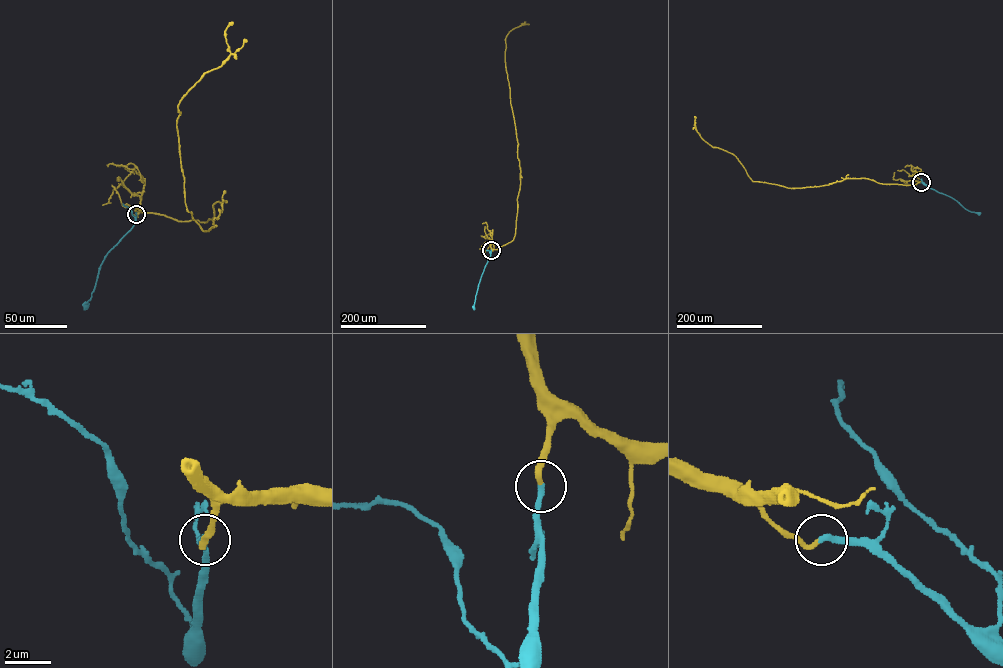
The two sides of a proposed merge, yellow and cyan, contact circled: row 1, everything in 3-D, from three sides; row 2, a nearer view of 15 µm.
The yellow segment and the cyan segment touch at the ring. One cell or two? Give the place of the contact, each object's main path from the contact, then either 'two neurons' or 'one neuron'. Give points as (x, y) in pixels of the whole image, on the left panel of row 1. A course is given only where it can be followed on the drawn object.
(136, 214) | yellow via (136, 214), (207, 222), (222, 202), (215, 226), (203, 231), (186, 207), (178, 105), (228, 58), (233, 23) | cyan via (136, 214), (132, 228), (105, 257), (85, 305) | one neuron

